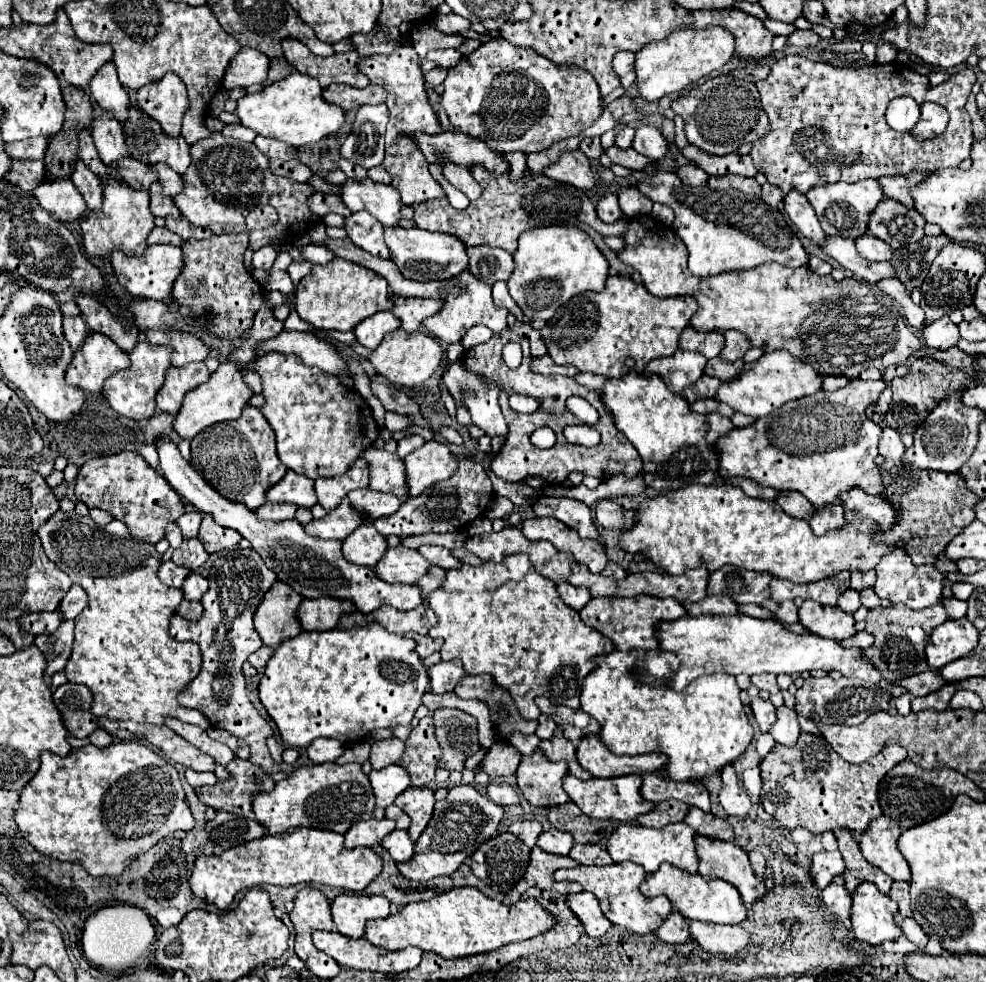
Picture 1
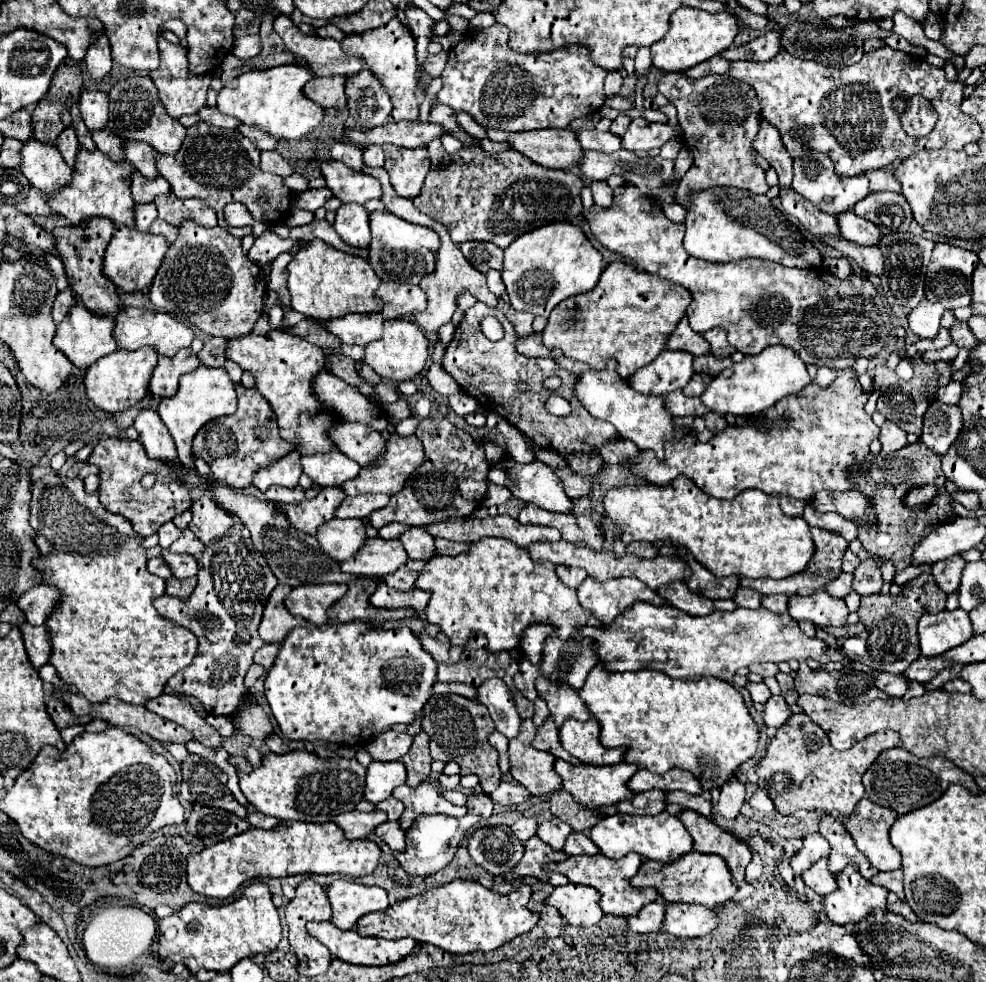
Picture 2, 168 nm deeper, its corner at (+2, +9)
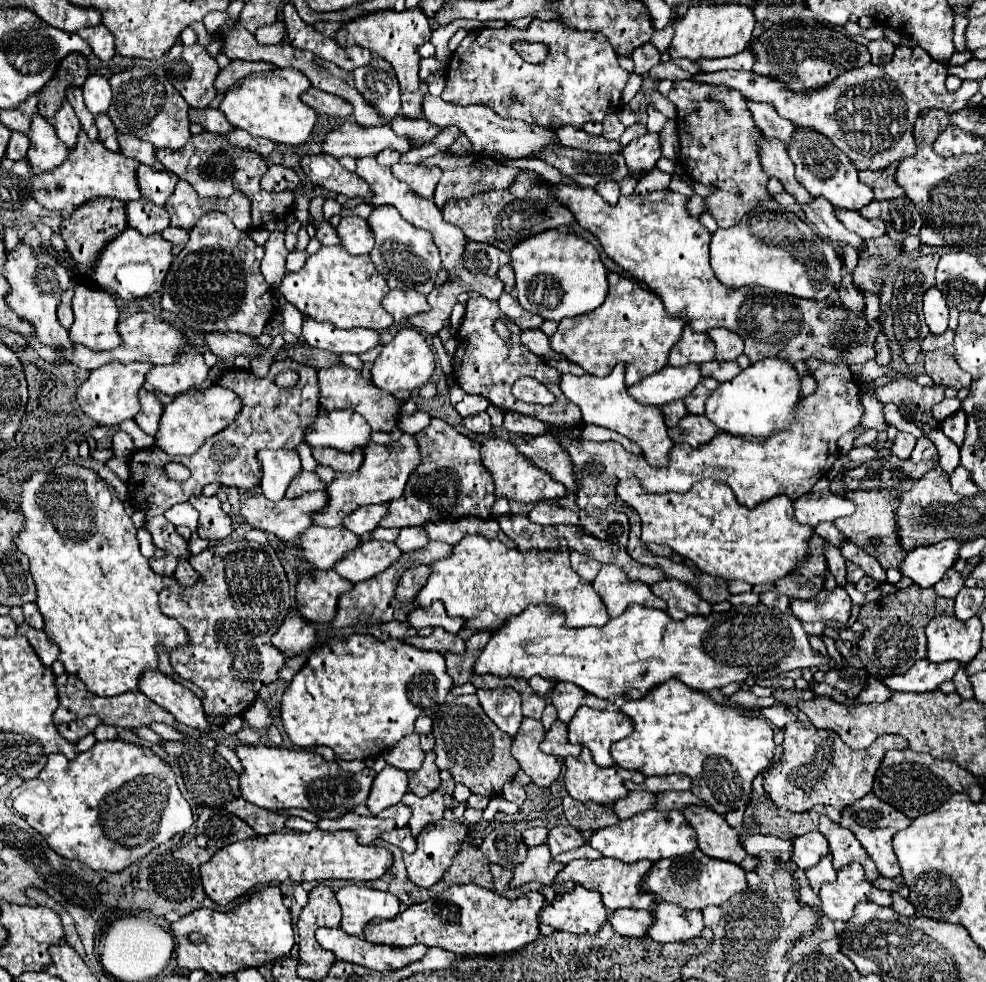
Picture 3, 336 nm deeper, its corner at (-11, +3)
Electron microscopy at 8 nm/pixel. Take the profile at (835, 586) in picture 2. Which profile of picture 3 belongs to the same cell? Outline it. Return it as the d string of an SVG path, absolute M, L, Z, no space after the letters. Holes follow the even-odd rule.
M829 544L829 550L825 550L825 560L829 566L829 572L835 576L839 586L845 586L845 558L839 548Z

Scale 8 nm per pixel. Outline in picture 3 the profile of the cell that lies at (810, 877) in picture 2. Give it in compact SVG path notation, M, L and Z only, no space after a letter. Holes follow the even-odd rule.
M831 854L823 856L813 868L807 868L805 876L807 876L813 892L817 892L821 888L821 882L829 882L829 880L837 878L837 872L835 872L835 868L831 864Z

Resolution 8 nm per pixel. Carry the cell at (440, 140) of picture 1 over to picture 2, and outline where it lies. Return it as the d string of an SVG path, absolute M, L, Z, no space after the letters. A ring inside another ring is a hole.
M388 122L380 128L372 128L372 132L344 132L344 142L354 144L394 144L404 148L420 148L428 146L432 140L442 138L446 128L442 124L430 122Z

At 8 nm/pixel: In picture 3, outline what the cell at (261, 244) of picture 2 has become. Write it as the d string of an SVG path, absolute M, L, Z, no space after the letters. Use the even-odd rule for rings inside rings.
M273 230L263 248L265 248L265 258L261 262L261 272L271 288L279 288L285 276L285 258L289 254L285 248L285 234Z

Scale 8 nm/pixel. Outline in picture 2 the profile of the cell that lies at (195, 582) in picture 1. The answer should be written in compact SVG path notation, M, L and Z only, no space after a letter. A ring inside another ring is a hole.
M162 550L162 558L170 564L174 576L178 580L186 580L186 578L194 578L198 572L198 562L192 556L184 556L184 554L172 554L168 550Z

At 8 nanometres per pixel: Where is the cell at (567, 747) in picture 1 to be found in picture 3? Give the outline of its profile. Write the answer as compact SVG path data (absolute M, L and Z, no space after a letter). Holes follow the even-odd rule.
M555 720L553 726L547 730L547 734L541 742L541 750L545 754L555 754L555 756L561 756L561 758L581 754L581 746L571 744L567 740L567 724L563 724L561 720Z

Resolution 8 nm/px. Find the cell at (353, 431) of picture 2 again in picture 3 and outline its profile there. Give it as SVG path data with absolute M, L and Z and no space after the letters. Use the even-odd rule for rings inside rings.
M319 410L315 422L305 430L305 442L313 448L337 448L337 450L365 450L365 446L369 444L369 434L371 434L371 428L369 424L359 416L355 414L353 410Z

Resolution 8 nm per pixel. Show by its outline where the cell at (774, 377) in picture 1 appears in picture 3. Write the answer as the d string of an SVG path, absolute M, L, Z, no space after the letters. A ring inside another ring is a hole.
M765 358L741 370L733 380L721 382L705 402L705 416L723 432L737 436L769 436L789 426L793 410L797 410L799 376L793 364L781 358Z

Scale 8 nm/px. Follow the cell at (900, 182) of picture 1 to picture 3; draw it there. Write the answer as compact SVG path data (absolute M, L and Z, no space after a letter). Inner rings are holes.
M891 164L881 172L879 170L877 172L863 170L863 172L859 172L859 180L875 192L875 200L893 200L893 198L903 196L901 186L897 186L897 182L893 178L895 168L897 168L897 164Z

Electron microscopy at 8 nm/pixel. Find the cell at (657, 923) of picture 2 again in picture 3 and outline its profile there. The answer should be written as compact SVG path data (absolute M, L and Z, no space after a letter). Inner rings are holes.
M621 908L609 916L609 922L617 934L641 938L643 934L647 934L653 918L651 918L651 912L645 912L645 910Z

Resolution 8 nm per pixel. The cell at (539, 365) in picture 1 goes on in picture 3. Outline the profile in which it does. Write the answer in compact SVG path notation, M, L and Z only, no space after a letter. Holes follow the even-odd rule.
M539 328L523 330L523 332L521 332L521 342L523 342L533 354L537 354L539 358L555 358L555 352L553 352L551 346L549 346L549 338L547 338Z

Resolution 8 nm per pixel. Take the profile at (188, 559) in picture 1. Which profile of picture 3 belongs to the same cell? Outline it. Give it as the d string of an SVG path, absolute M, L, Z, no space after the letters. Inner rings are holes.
M193 532L191 538L187 540L187 546L189 546L189 552L191 552L191 554L199 554L199 552L203 552L205 548L209 548L209 542L203 540L203 538L199 538L197 532Z

